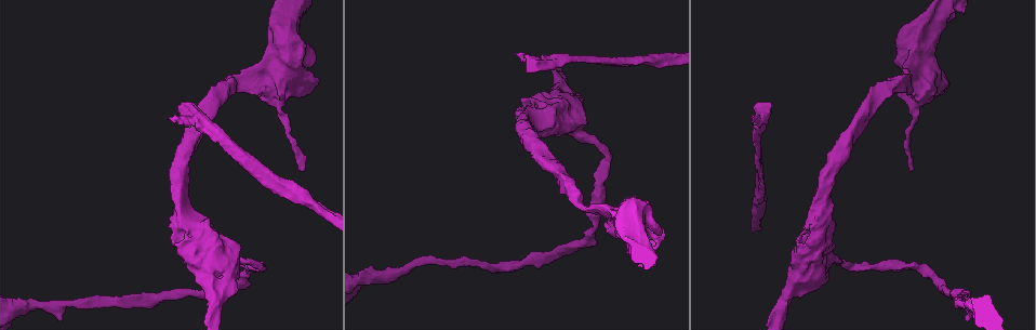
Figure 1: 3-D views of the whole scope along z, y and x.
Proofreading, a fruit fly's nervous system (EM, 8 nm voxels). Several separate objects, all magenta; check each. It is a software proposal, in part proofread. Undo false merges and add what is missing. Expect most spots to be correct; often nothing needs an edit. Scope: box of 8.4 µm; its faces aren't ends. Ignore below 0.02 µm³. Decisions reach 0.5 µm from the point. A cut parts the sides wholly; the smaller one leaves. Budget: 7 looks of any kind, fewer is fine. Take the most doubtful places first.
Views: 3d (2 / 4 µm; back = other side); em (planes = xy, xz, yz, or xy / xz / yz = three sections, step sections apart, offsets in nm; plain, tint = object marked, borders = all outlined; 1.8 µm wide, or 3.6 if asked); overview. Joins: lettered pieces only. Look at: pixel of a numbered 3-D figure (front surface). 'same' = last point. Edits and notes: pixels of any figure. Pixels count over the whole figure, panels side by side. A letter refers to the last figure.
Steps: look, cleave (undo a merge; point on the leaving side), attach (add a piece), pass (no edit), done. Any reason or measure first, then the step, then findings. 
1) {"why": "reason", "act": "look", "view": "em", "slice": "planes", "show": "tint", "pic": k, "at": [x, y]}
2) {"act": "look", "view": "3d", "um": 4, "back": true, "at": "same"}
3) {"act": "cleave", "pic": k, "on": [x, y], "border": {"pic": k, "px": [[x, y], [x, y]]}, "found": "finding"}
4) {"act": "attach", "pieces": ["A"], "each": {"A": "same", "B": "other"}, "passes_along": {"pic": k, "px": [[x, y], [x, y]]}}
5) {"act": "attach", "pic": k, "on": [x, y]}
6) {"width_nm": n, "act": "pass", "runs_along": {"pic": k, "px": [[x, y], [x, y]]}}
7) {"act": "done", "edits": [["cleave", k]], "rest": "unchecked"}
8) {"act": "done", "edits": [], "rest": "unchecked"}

{"why": "tapers out", "act": "look", "view": "em", "slice": "yz", "step": 8, "show": "borders", "pic": 1, "at": [170, 118]}

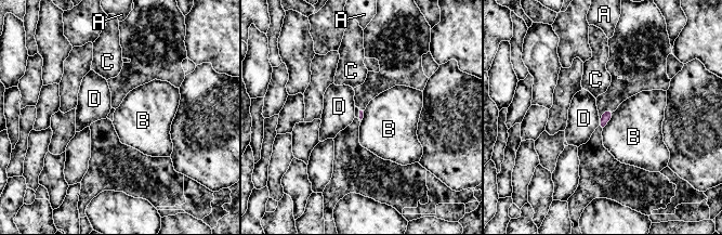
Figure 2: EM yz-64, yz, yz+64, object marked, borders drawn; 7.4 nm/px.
{"act": "look", "view": "em", "slice": "planes", "show": "borders", "at": "same"}

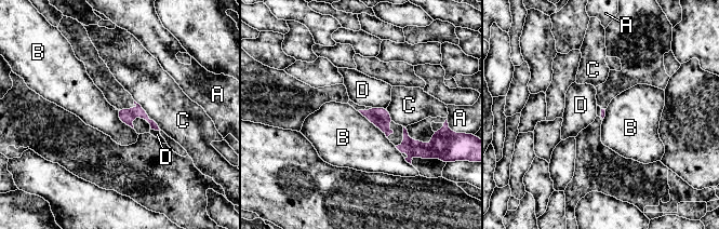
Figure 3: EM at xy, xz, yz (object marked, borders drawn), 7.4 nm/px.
{"act": "pass", "each": {"A": "other", "B": "other", "C": "other", "D": "other"}, "border": {"pic": 3, "px": [[358, 111], [387, 138]]}, "found": "no lettered piece goes on from it"}

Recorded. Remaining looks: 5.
{"why": "thick turns thin", "act": "look", "view": "3d", "um": 4, "pic": 1, "at": [268, 78]}

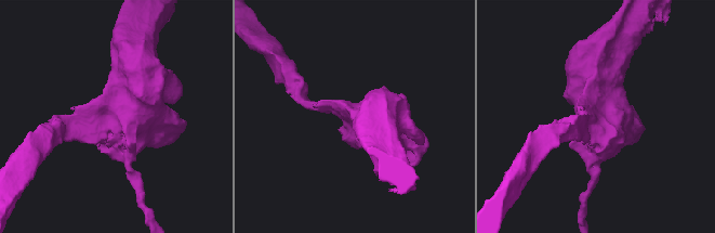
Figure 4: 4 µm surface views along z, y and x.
{"why": "now the EM", "act": "look", "view": "em", "um": 3.6, "slice": "planes", "show": "tint", "pic": 4, "at": [591, 120]}

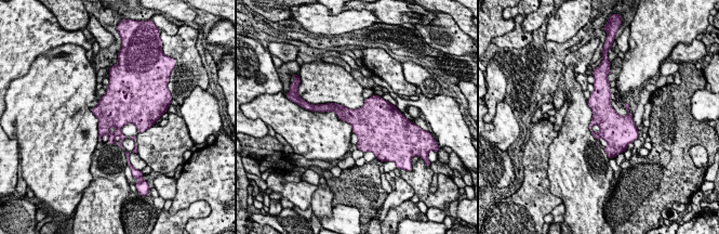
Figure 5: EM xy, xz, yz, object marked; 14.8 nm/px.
{"why": "see the neighbours", "act": "look", "view": "em", "um": 3.6, "slice": "planes", "show": "borders", "at": "same"}

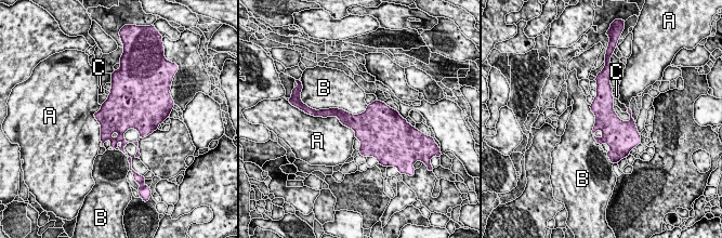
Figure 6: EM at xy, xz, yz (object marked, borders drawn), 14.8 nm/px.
{"act": "pass", "each": {"A": "other", "B": "other", "C": "other"}, "border": {"pic": 6, "px": [[367, 105], [358, 114], [324, 108]]}, "found": "all the same cell"}

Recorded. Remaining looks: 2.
{"why": "closes a loop", "act": "look", "view": "em", "slice": "planes", "show": "plain", "pic": 1, "at": [808, 238]}

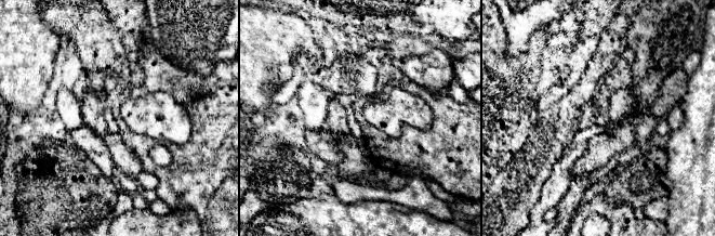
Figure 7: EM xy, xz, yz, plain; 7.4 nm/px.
{"act": "look", "view": "em", "slice": "planes", "show": "borders", "at": "same"}

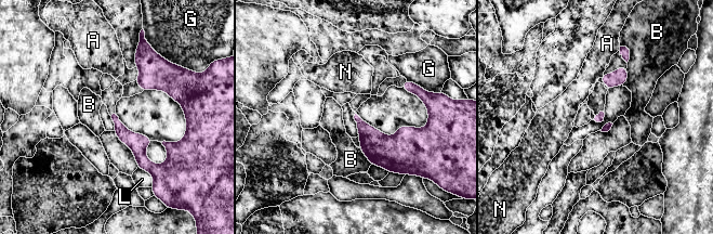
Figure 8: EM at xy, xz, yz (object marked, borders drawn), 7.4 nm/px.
{"act": "pass", "each": {"A": "other", "B": "other", "G": "other", "L": "other", "N": "other"}, "border": {"pic": 8, "px": [[137, 166], [153, 177], [153, 183]]}, "found": "one cell here"}

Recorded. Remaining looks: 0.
{"act": "done", "edits": [], "rest": "unchecked"}

